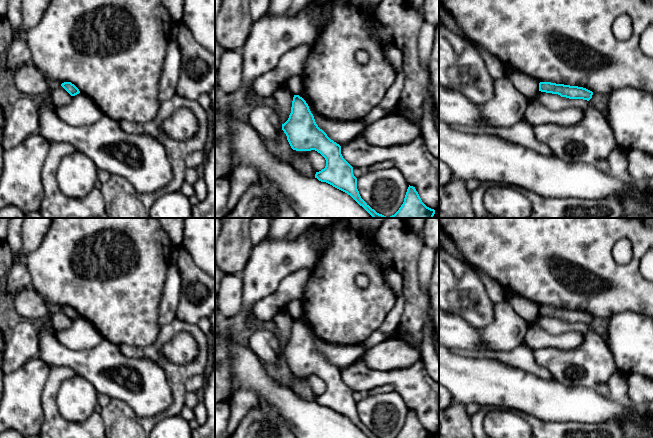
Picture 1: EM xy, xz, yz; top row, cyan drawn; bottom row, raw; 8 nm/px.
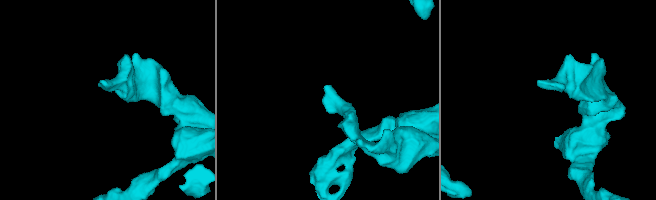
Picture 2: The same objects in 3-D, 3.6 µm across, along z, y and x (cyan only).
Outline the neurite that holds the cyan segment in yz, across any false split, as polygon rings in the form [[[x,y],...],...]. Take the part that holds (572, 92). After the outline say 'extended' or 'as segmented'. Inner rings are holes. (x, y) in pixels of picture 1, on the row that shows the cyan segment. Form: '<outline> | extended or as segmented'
[[[540,82],[539,91],[558,94],[561,97],[566,97],[569,99],[583,99],[587,101],[589,101],[593,95],[592,91],[583,87],[556,84],[551,82]]] | as segmented

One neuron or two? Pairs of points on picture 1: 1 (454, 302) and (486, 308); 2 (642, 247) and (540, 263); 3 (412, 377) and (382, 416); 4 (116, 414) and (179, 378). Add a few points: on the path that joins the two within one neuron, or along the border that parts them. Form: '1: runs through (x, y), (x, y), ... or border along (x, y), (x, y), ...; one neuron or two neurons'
1: runs through (462, 302), (471, 302), (478, 308); one neuron
2: runs through (616, 233), (569, 233), (565, 237); one neuron
3: border along (395, 390), (401, 396), (408, 409); two neurons
4: runs through (137, 423), (149, 423), (167, 413), (178, 399); one neuron

